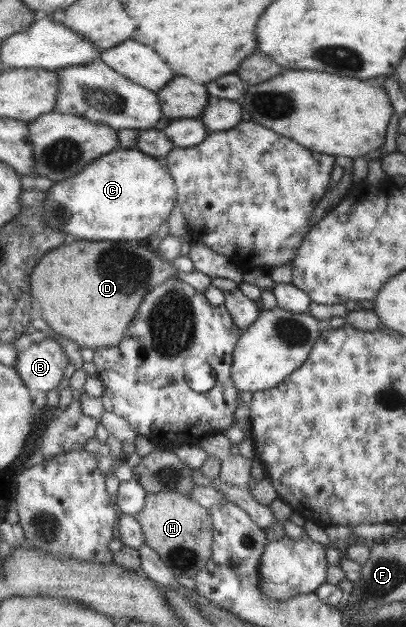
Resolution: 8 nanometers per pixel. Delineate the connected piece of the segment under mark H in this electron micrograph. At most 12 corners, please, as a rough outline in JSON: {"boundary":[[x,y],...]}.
{"boundary":[[173,491],[134,518],[173,575],[193,578],[212,546],[208,510]]}

